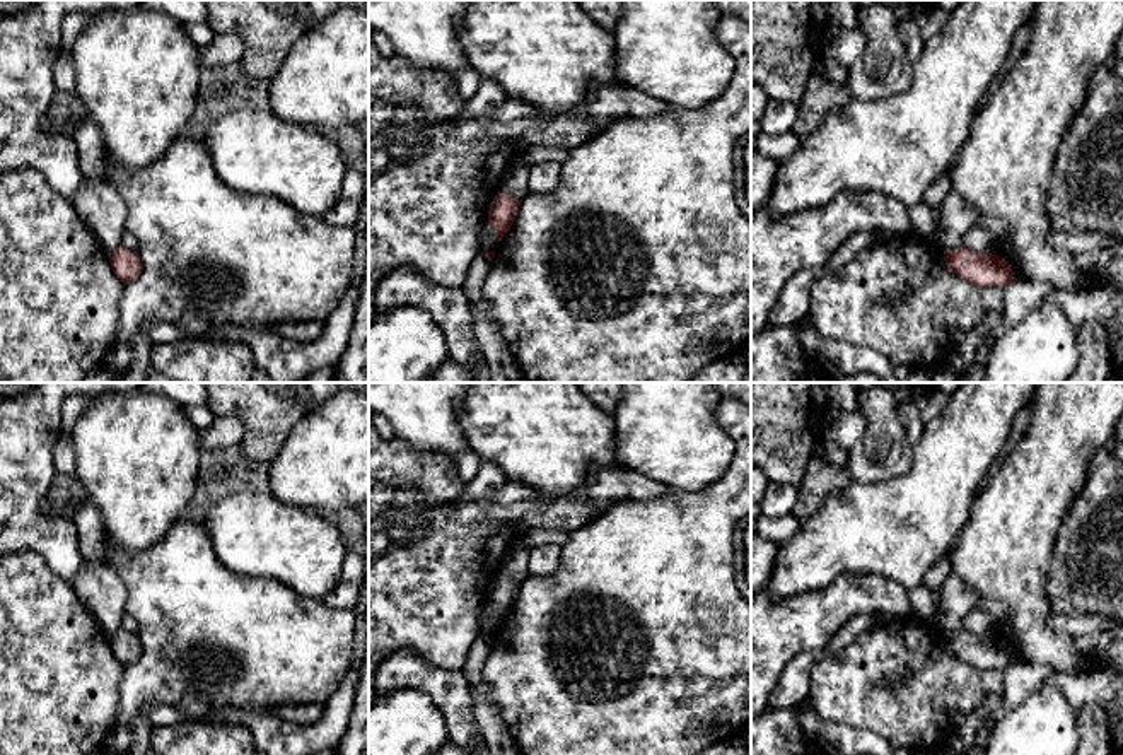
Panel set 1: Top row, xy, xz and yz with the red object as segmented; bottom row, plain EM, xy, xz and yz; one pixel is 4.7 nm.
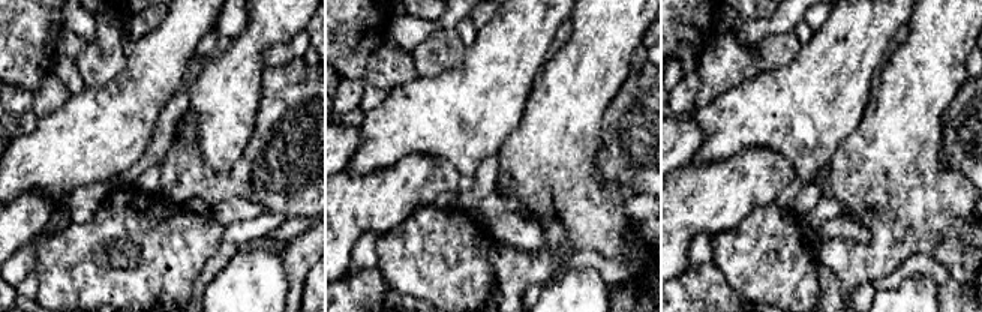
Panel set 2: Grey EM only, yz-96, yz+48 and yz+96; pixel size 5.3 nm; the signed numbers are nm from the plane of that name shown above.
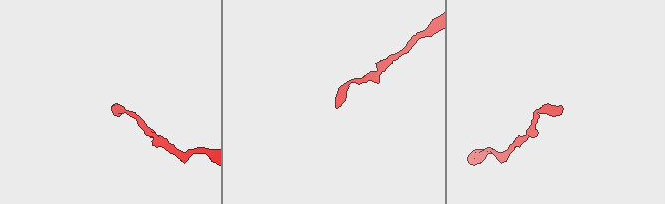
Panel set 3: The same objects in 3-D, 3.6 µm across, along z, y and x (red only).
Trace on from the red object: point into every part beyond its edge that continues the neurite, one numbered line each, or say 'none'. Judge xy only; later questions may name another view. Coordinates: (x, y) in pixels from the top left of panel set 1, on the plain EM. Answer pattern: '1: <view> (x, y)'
none

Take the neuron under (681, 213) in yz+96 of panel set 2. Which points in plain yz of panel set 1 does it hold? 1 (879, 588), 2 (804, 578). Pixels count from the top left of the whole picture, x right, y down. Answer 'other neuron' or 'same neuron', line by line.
1: same neuron
2: other neuron

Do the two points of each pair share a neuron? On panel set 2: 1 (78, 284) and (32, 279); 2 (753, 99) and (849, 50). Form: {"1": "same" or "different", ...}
{"1": "different", "2": "same"}

